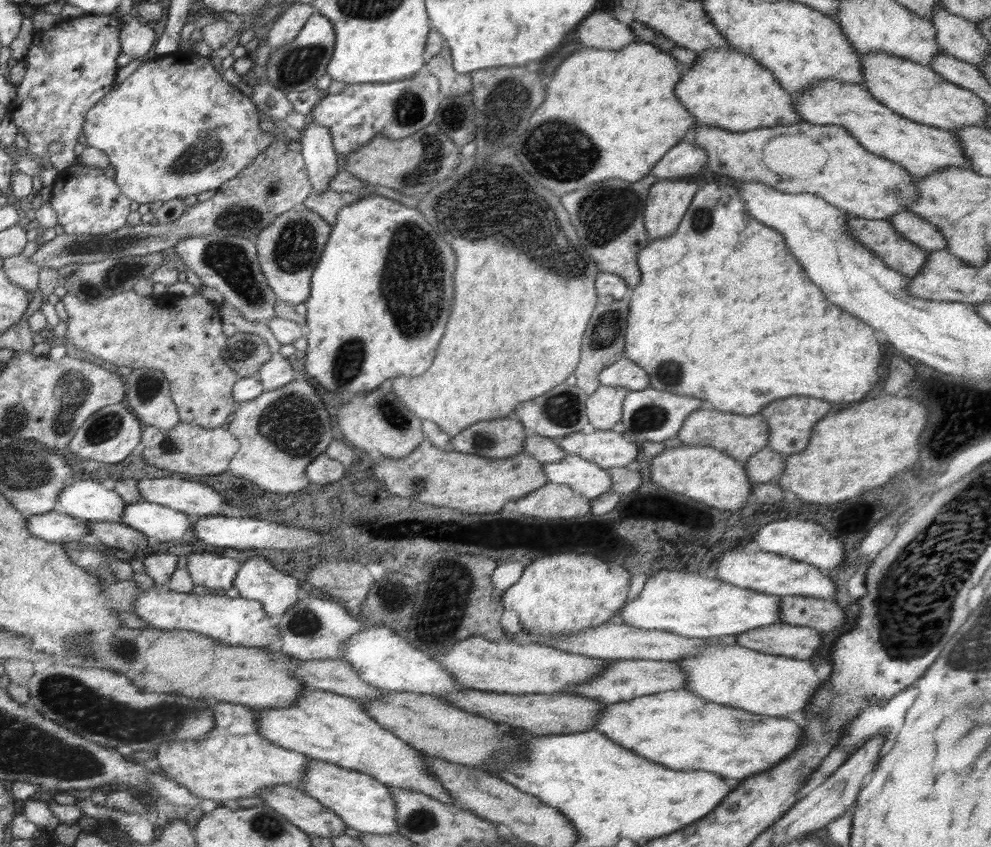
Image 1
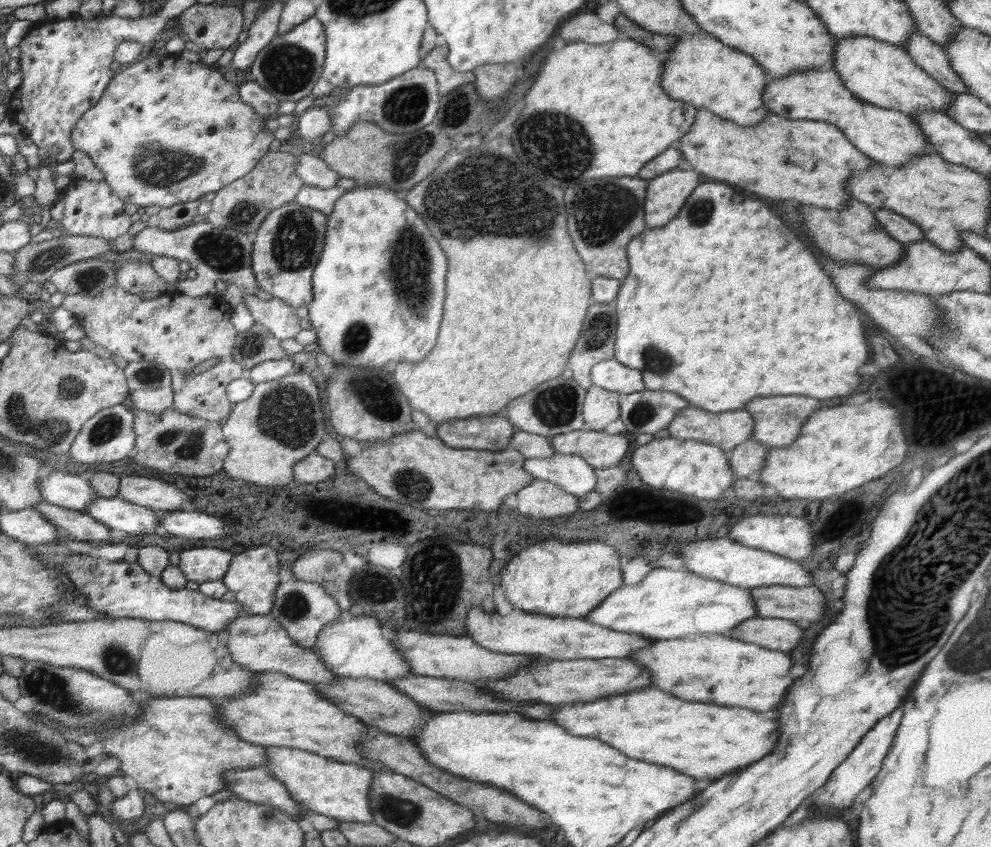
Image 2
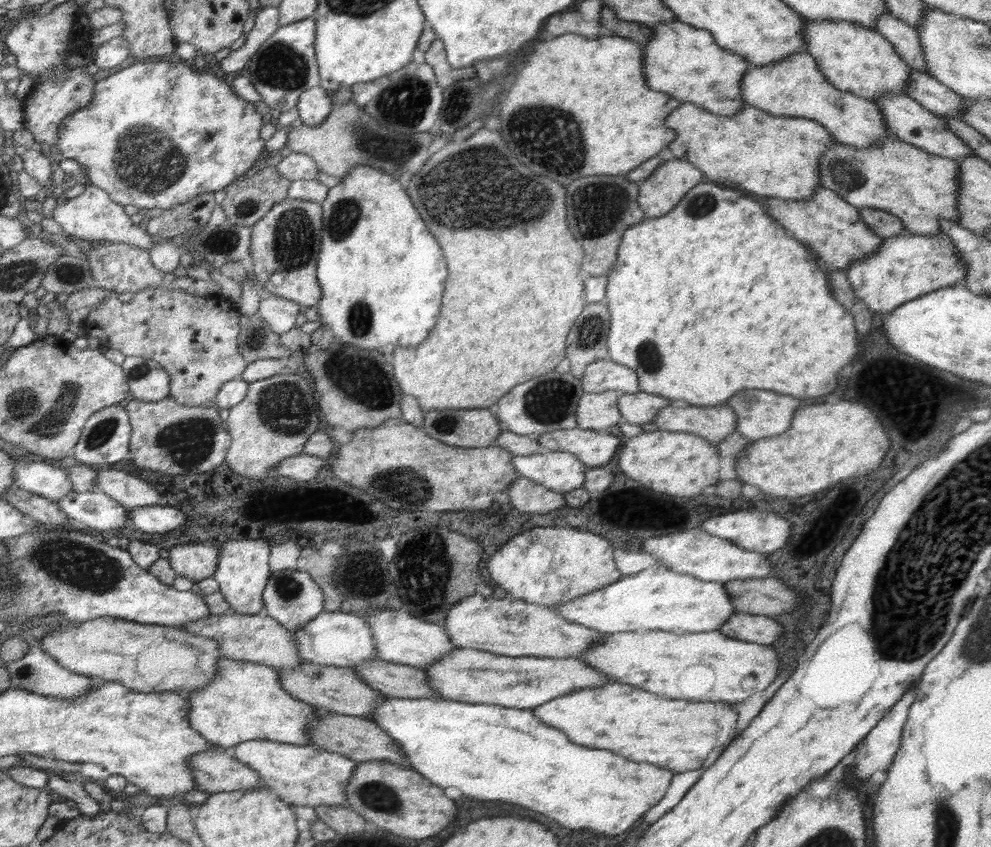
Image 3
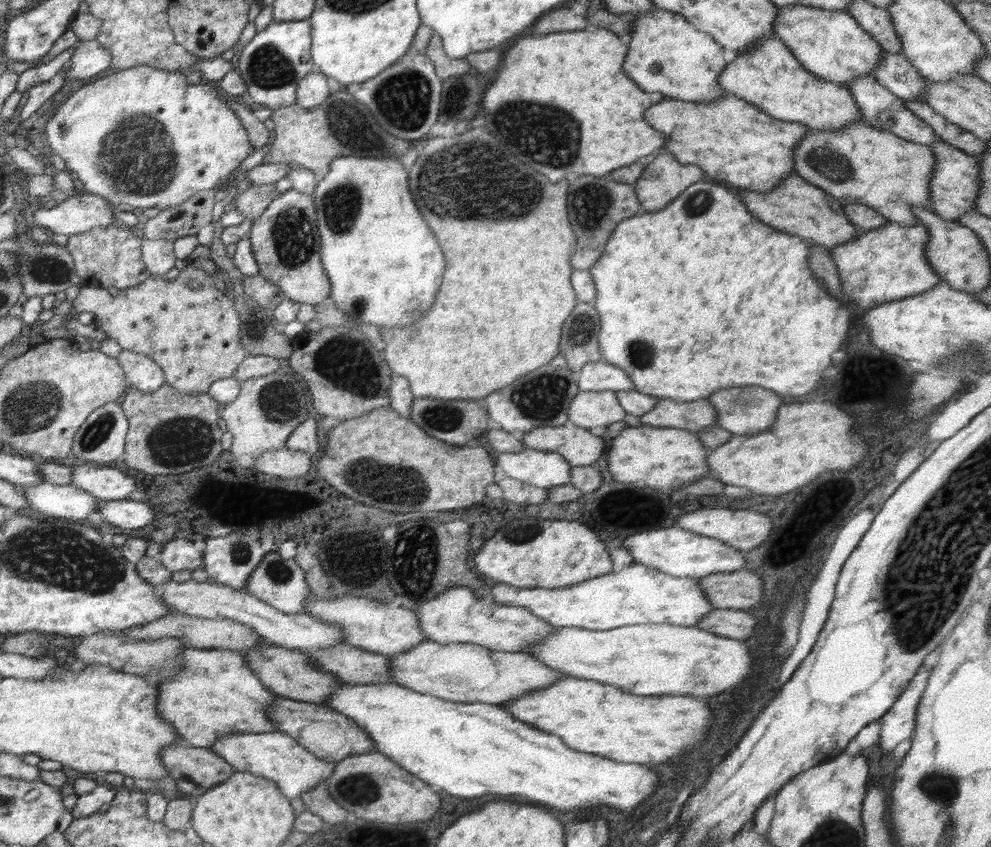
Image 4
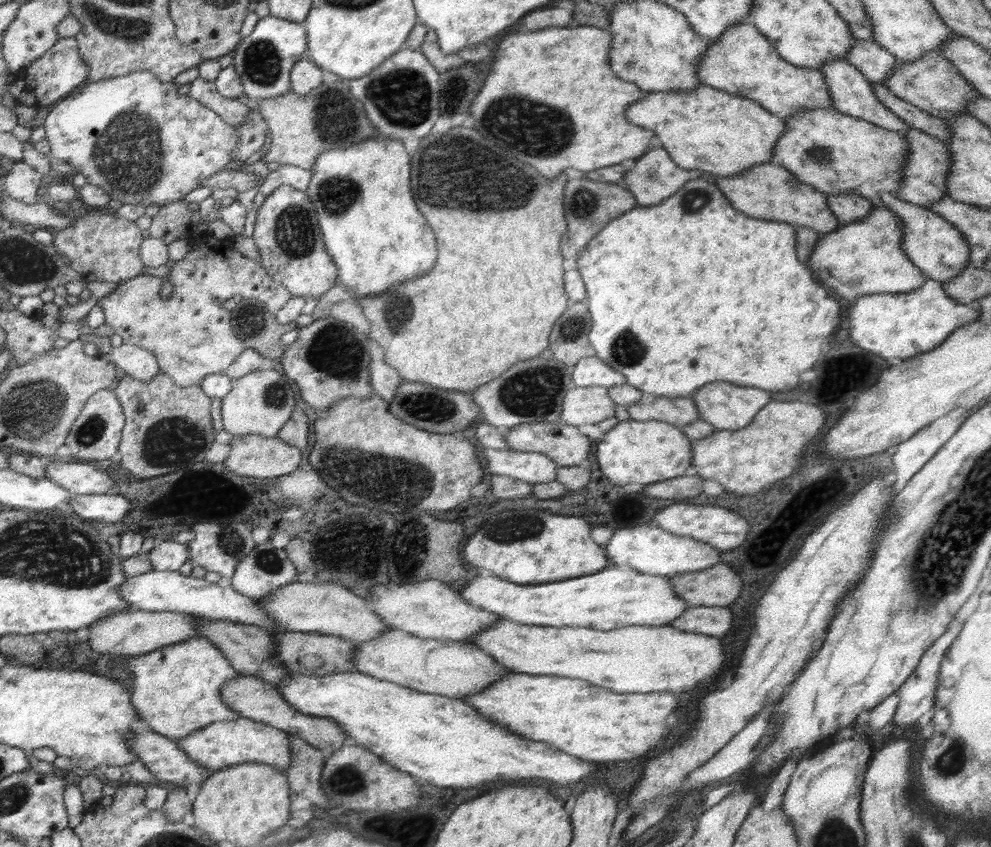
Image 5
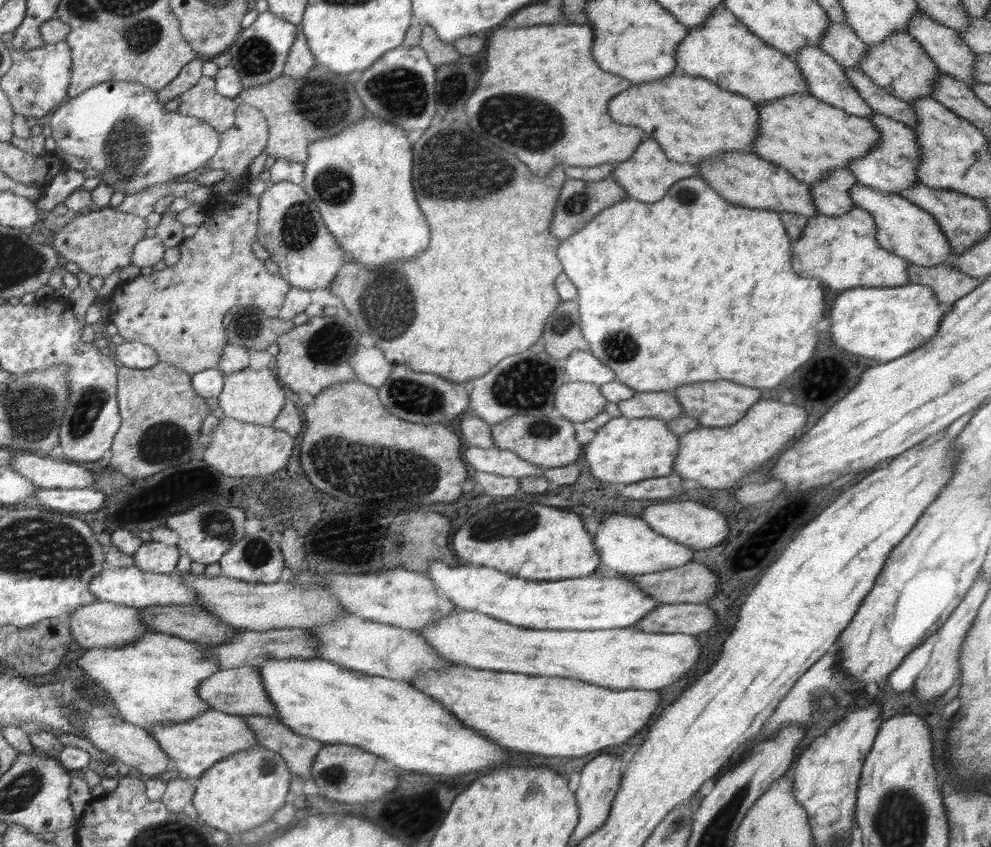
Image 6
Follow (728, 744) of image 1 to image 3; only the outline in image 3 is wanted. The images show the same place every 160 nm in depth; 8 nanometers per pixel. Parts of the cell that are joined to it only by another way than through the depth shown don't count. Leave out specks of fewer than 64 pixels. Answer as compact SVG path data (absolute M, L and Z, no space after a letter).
M616 681L563 694L533 710L536 718L564 731L578 745L616 750L634 762L652 762L676 772L698 770L714 748L730 744L738 718L725 702L672 700Z

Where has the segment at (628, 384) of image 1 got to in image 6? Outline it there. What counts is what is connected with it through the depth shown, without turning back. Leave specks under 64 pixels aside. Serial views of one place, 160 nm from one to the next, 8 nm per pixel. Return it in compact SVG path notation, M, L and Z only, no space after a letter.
M575 350L562 365L572 382L585 382L606 385L617 380L615 371L606 363L600 362L589 350Z

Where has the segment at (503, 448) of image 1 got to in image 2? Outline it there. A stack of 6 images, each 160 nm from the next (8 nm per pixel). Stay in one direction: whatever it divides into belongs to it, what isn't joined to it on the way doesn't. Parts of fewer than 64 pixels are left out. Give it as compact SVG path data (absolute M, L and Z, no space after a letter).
M479 415L435 425L437 437L459 449L501 451L514 436L514 423L506 415Z

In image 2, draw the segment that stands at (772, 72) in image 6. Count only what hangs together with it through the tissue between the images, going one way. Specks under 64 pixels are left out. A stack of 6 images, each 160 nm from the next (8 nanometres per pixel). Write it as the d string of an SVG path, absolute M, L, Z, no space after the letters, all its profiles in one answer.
M824 68L818 70L804 70L800 74L790 74L785 77L770 78L769 83L766 86L766 92L764 92L764 105L766 105L769 112L772 112L774 115L784 116L789 119L808 119L808 120L817 120L817 121L826 121L834 126L837 126L839 130L844 134L844 137L850 141L860 152L867 154L870 158L874 159L876 162L884 163L885 165L891 167L897 167L898 165L903 165L907 163L912 157L917 157L918 155L925 155L926 153L936 153L933 150L933 146L929 144L928 139L924 137L924 132L920 131L919 126L916 124L916 121L913 119L912 115L900 112L899 110L894 109L885 109L881 106L873 105L872 103L862 100L860 97L856 97L853 92L850 92L842 82L842 79L832 68Z

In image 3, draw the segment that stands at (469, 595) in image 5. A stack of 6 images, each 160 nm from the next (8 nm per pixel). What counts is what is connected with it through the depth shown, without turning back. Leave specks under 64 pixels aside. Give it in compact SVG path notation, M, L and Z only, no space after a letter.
M662 564L649 566L632 576L624 576L620 582L576 597L554 609L568 622L576 622L604 634L636 630L662 630L676 634L718 631L736 614L734 601L722 582L678 574Z

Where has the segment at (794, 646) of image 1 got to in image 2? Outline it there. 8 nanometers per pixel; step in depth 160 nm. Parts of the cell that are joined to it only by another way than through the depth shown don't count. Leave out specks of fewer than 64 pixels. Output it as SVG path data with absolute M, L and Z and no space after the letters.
M756 616L744 621L727 636L742 642L756 643L758 646L767 647L773 651L790 653L804 634L800 626L806 626L806 624L788 619Z

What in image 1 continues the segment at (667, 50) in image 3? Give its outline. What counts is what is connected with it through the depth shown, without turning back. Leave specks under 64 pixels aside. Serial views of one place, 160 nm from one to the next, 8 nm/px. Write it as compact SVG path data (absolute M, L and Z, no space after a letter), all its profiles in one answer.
M712 48L698 52L695 61L676 84L676 94L700 118L700 125L742 132L804 121L795 113L794 94L784 90L771 71L750 55L734 48Z

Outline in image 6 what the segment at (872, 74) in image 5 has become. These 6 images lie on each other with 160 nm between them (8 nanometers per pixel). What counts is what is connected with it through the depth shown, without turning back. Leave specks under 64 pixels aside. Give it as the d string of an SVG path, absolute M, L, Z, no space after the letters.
M833 22L819 42L819 49L829 54L836 63L846 68L860 68L869 47L851 27Z

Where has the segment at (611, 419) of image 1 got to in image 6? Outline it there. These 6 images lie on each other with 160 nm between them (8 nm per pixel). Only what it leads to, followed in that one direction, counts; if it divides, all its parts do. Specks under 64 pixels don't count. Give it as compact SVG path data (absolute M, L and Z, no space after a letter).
M569 381L556 391L554 406L559 416L570 422L584 423L603 412L607 402L598 385Z

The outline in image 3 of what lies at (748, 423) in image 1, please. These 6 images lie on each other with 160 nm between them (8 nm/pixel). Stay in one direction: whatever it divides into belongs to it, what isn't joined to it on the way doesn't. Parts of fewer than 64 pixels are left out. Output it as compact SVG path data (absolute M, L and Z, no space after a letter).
M684 403L668 405L654 418L661 431L700 435L717 445L738 428L738 415L727 404L698 406Z

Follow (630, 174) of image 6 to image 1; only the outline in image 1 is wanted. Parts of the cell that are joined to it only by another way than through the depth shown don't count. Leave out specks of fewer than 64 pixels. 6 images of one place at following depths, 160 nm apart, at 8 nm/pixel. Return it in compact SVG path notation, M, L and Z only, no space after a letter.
M661 179L651 186L646 225L653 239L670 237L678 228L699 186L688 181Z

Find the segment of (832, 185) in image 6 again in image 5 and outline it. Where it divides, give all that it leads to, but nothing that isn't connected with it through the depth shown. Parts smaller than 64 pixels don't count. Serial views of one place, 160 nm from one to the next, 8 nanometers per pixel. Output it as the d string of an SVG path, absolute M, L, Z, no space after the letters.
M846 191L835 195L827 195L828 208L834 216L842 223L859 221L873 209L873 204L867 197Z

